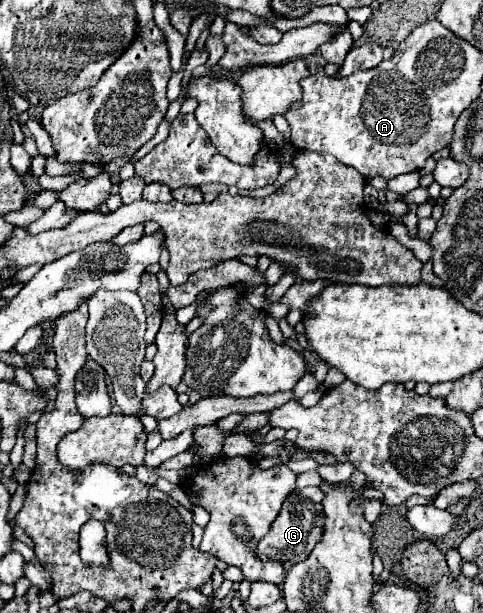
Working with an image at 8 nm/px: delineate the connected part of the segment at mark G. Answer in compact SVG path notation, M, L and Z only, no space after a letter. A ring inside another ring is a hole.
M302 488L288 494L286 502L278 518L272 522L272 530L258 542L258 558L260 560L282 560L288 564L302 562L312 548L318 544L320 534L324 534L324 508L322 508L324 492L320 488Z

